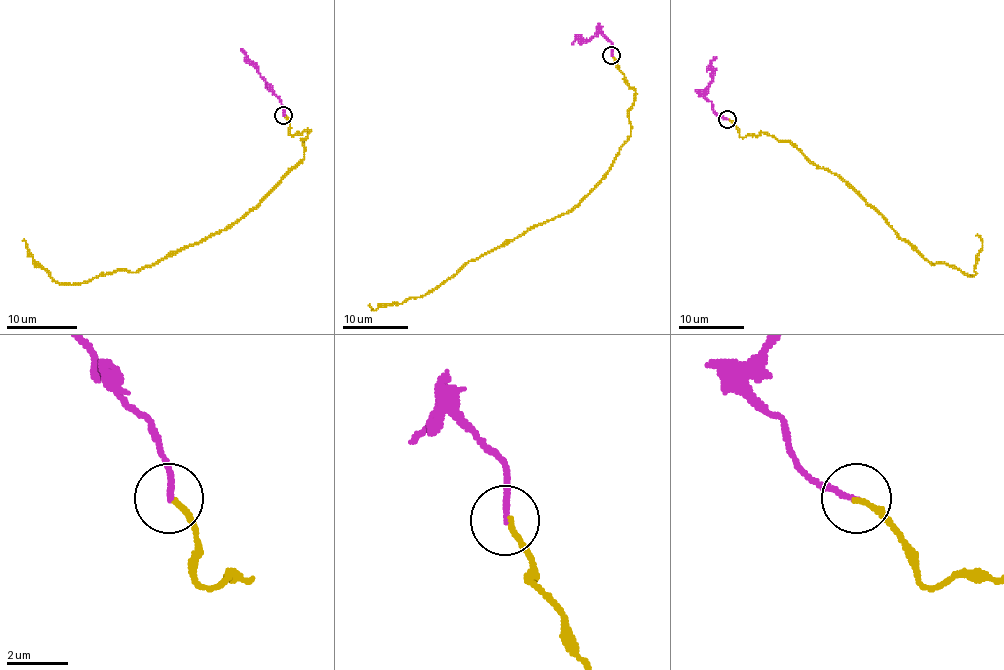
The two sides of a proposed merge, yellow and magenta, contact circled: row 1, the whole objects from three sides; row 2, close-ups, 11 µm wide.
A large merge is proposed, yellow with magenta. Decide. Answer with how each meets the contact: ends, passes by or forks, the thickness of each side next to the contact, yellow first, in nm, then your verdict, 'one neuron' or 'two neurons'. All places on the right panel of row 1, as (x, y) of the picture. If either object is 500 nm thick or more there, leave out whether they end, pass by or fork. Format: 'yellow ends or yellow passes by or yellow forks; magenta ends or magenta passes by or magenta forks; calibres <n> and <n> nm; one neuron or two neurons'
yellow ends; magenta ends; calibres 150 and 180 nm; two neurons

